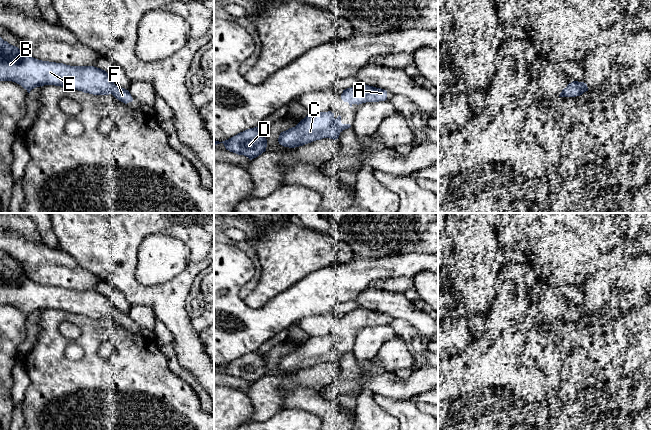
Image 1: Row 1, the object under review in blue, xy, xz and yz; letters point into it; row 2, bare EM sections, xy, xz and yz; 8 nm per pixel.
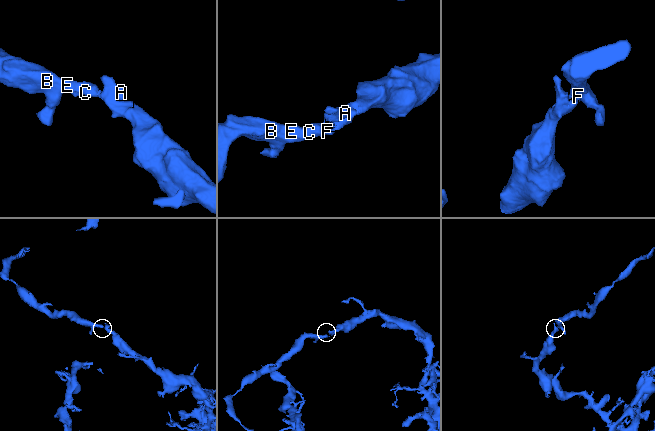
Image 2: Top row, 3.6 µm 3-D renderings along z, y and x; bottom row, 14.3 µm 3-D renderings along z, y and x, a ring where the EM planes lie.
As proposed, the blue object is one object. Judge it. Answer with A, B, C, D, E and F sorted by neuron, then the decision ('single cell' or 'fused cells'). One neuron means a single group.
A B C D E F | single cell

